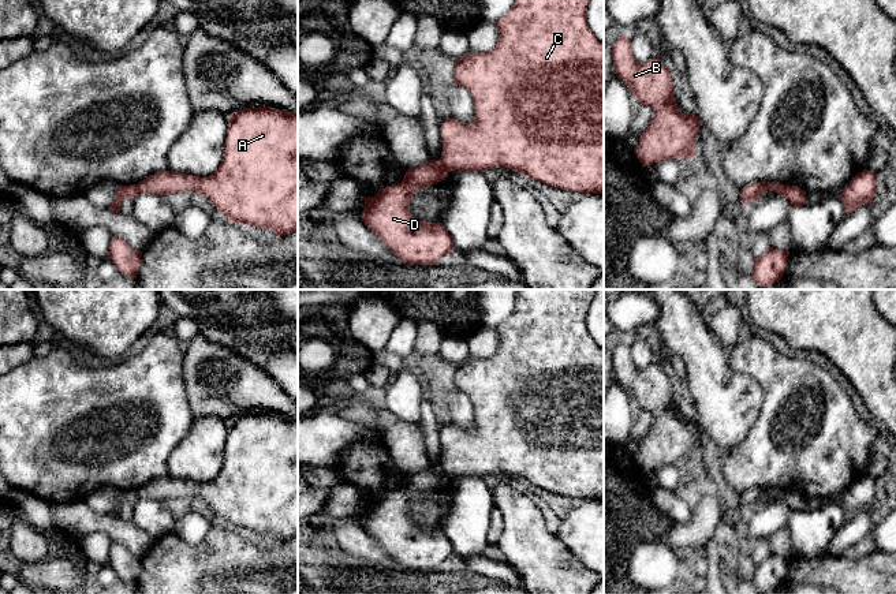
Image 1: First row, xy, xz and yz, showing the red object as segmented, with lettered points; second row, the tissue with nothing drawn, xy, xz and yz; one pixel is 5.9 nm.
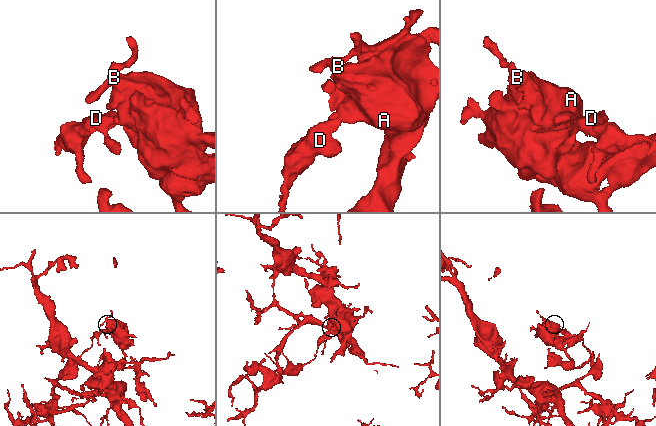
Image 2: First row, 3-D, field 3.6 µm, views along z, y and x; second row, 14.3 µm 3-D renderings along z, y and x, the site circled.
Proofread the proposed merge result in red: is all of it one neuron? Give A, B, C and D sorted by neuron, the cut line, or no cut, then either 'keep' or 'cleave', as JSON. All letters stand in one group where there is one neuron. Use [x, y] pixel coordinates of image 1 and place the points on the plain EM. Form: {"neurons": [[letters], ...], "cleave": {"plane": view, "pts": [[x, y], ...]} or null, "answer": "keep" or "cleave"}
{"neurons": [["A", "B", "C"], ["D"]], "cleave": {"plane": "xz", "pts": [[439, 466], [450, 477]]}, "answer": "cleave"}

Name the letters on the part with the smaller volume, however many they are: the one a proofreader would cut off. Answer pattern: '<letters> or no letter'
A, B, C

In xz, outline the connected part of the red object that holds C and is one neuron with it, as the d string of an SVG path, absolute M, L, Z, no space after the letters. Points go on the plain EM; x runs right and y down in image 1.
M519 289L515 296L515 310L496 326L499 335L496 352L484 359L470 359L455 367L452 388L470 397L474 407L474 427L464 430L448 423L441 432L440 467L449 478L466 475L484 479L493 472L504 472L555 494L604 501L604 351L596 344L586 326L586 315L596 292L597 289Z

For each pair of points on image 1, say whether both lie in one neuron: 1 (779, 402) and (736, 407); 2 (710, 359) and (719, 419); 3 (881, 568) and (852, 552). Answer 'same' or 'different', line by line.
1: different
2: same
3: different

